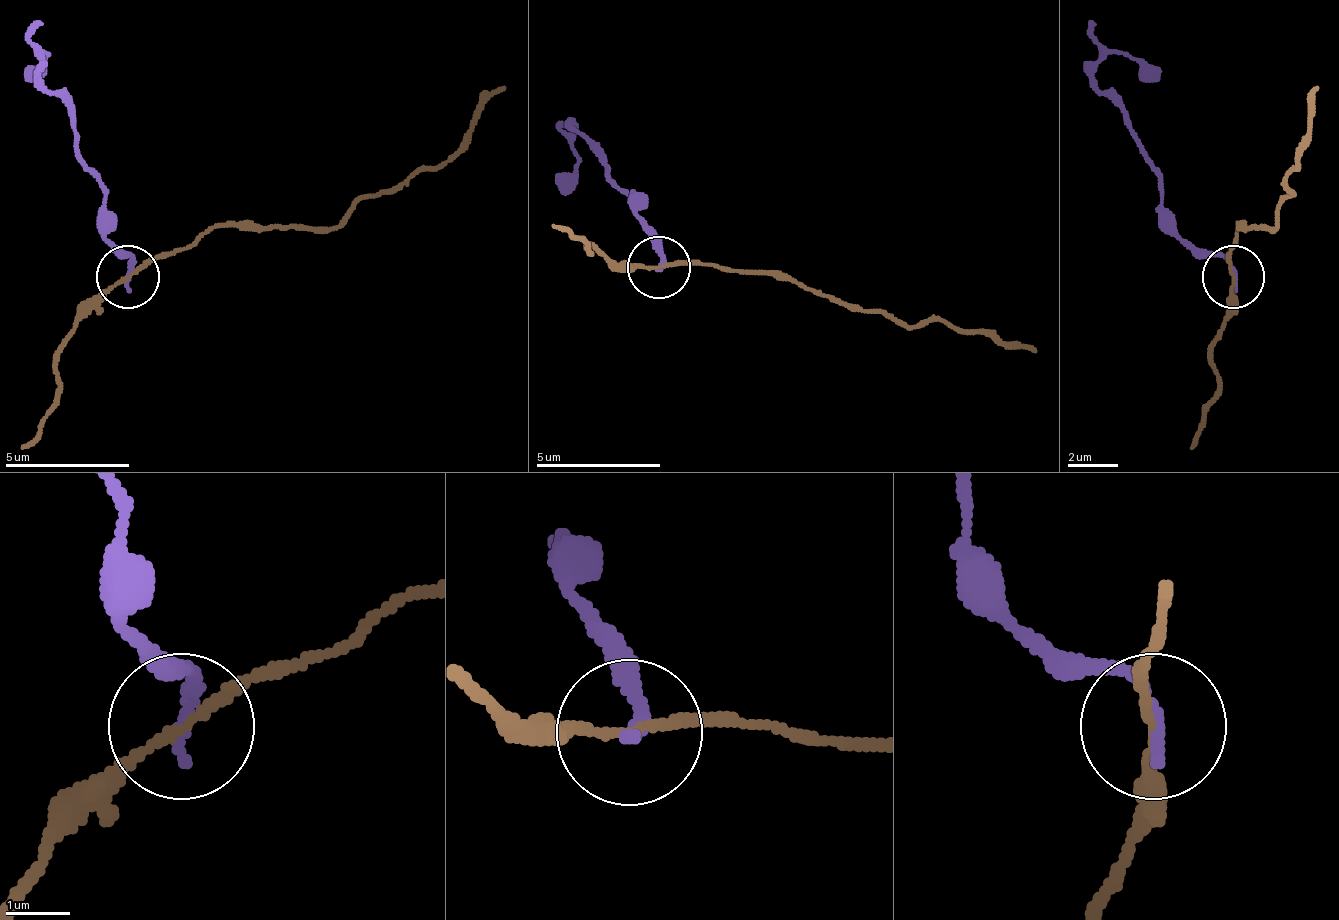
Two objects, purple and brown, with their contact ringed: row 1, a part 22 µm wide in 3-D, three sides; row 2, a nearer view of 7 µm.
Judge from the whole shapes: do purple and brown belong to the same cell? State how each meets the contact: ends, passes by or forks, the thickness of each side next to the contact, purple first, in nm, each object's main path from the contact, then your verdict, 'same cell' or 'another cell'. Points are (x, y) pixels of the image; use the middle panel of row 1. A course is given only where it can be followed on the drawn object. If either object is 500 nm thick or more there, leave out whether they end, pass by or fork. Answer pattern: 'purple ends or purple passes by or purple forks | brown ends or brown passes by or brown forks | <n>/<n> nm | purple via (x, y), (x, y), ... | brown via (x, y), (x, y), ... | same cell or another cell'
purple ends | brown passes by | 240/130 nm | purple via (660, 266), (660, 235), (635, 197), (610, 178), (604, 160), (573, 129), (573, 147), (579, 166), (554, 185) | brown via (660, 266), (722, 266), (747, 272), (785, 272), (903, 328), (965, 328), (1034, 353) | another cell

